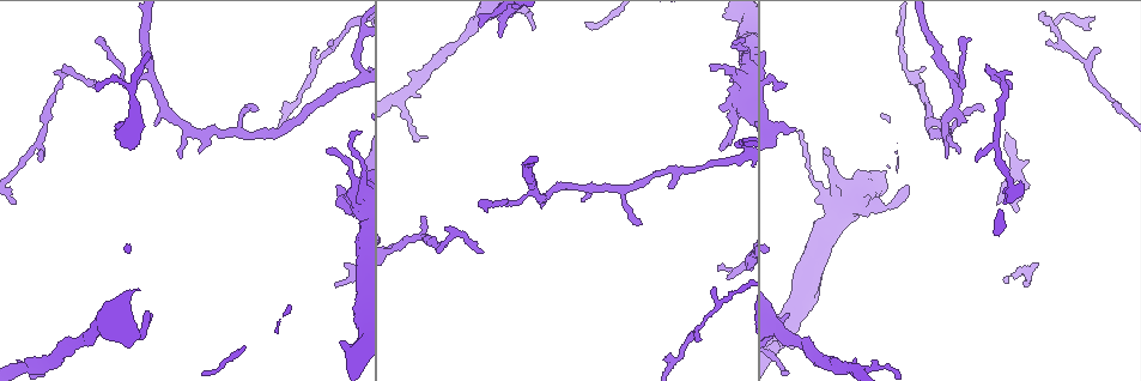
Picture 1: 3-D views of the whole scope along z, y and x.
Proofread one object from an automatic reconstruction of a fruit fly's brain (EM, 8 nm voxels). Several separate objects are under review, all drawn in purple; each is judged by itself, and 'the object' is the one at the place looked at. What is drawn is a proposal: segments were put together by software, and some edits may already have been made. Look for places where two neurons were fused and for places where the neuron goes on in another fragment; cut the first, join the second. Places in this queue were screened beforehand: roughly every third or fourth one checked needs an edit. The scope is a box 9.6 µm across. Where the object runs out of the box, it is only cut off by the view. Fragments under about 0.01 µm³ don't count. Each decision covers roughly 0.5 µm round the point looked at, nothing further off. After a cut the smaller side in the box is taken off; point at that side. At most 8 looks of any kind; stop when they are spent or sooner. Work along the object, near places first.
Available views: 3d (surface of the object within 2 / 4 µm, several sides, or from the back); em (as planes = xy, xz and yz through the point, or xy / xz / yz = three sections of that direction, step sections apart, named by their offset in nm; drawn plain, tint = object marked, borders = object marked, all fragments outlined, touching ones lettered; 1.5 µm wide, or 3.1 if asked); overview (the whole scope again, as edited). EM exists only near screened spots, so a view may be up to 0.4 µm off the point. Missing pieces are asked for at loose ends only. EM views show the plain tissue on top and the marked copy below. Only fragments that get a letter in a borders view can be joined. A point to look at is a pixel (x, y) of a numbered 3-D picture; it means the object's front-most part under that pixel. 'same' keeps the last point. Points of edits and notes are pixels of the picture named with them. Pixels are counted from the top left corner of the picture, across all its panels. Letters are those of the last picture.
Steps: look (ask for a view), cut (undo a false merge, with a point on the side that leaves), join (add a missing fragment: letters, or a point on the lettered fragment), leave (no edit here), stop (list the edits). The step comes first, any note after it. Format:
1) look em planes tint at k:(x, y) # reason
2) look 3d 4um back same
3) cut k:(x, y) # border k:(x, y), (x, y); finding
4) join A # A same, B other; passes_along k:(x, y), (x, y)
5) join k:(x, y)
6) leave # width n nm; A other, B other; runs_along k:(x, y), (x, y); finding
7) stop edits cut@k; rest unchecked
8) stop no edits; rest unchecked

look 3d 4um at 1:(701, 339) # branch stops here

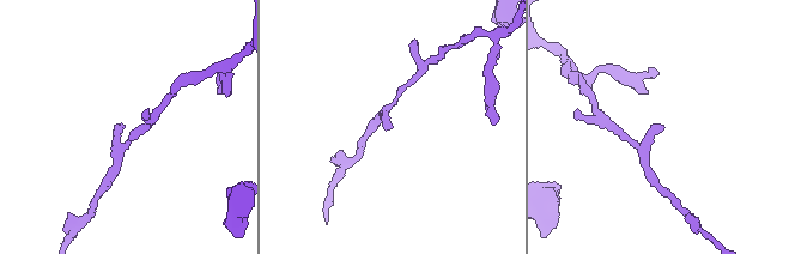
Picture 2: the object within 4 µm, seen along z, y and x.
look em xz step 8 borders at 2:(660, 127)

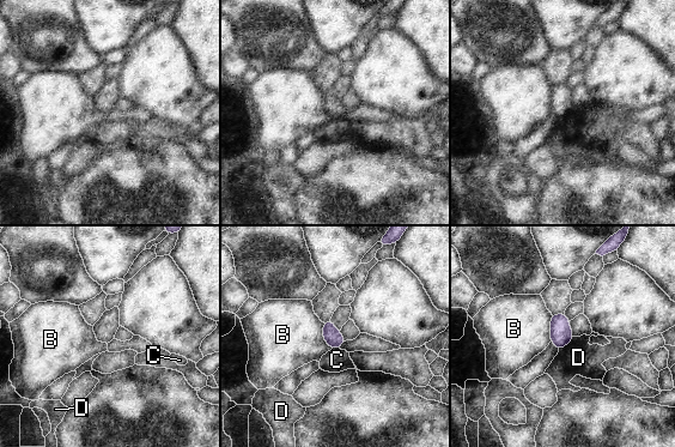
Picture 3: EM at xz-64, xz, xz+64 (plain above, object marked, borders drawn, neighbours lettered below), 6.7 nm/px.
look em planes borders same

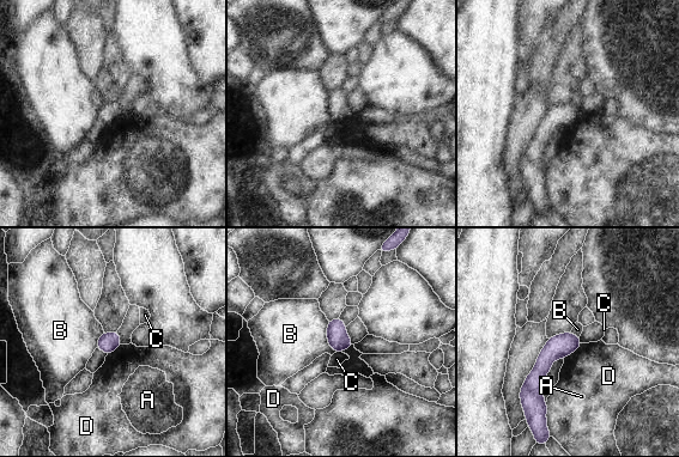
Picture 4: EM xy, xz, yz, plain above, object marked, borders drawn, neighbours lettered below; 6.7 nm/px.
leave # width 140 nm; A other, B other, C other, D other; border 4:(581, 342), (564, 359); none of them fits

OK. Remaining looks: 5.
look em planes borders at 1:(533, 27) # an open end

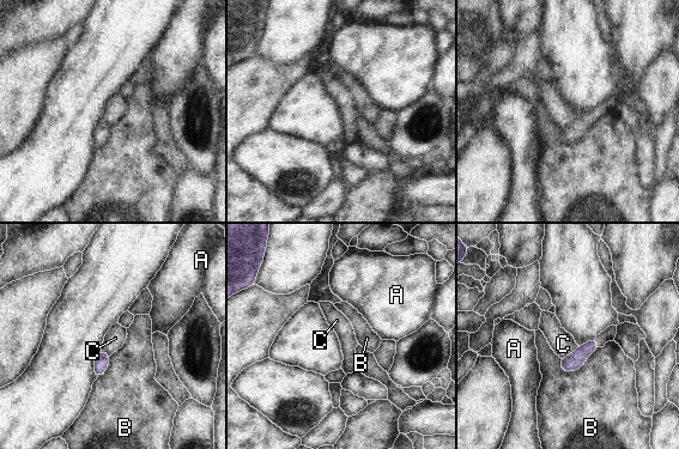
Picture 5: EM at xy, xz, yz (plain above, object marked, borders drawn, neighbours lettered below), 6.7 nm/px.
leave # width 100 nm; A other, B other, C other; none of them fits

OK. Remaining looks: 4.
look em xz step 4 borders at 1:(116, 127) # an open end

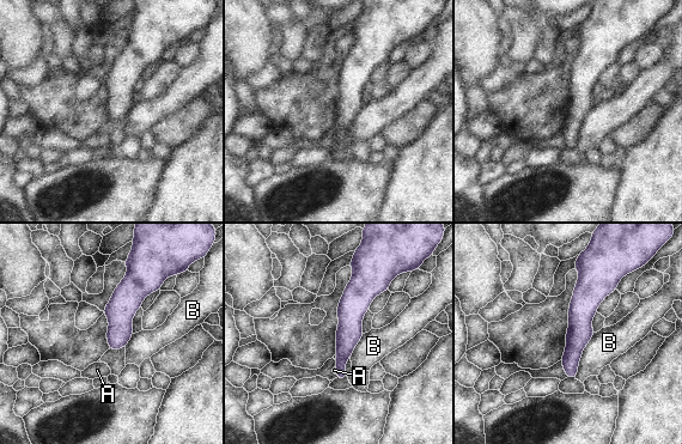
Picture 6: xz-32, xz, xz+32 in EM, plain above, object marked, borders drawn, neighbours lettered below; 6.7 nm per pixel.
look em planes borders same

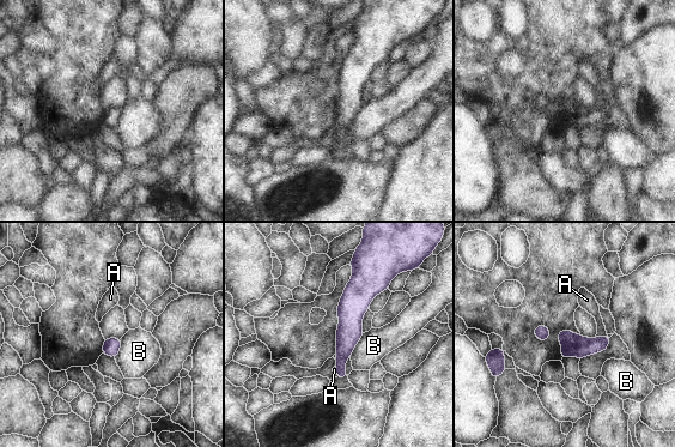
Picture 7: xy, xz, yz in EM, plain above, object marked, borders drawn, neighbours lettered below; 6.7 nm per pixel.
leave # width 110 nm; A other, B other; border 7:(365, 332), (350, 356); no lettered fragment goes on from it

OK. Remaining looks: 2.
stop no edits; rest unchecked

